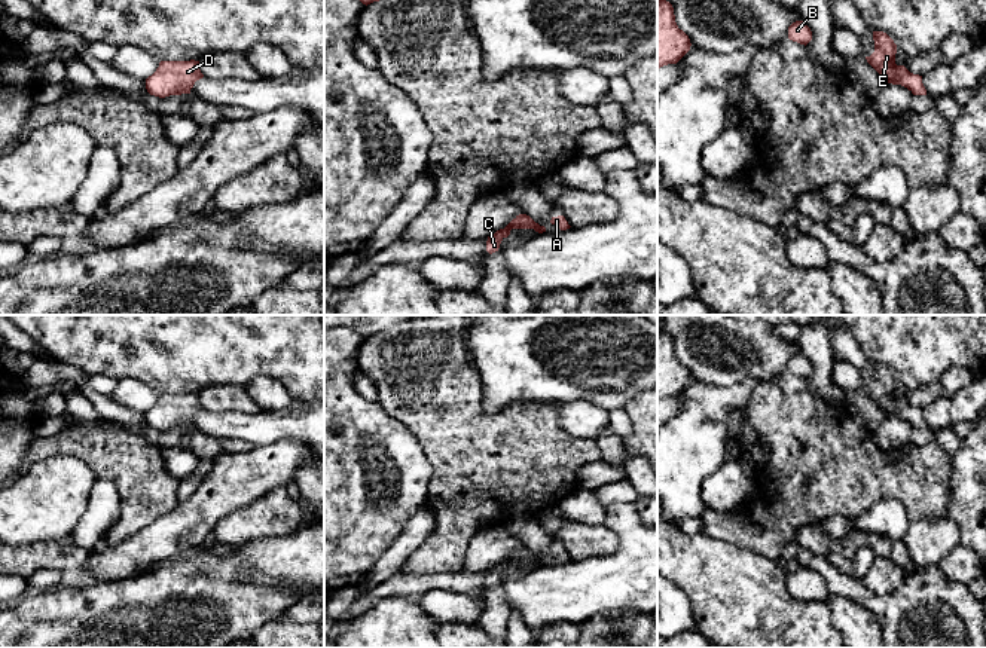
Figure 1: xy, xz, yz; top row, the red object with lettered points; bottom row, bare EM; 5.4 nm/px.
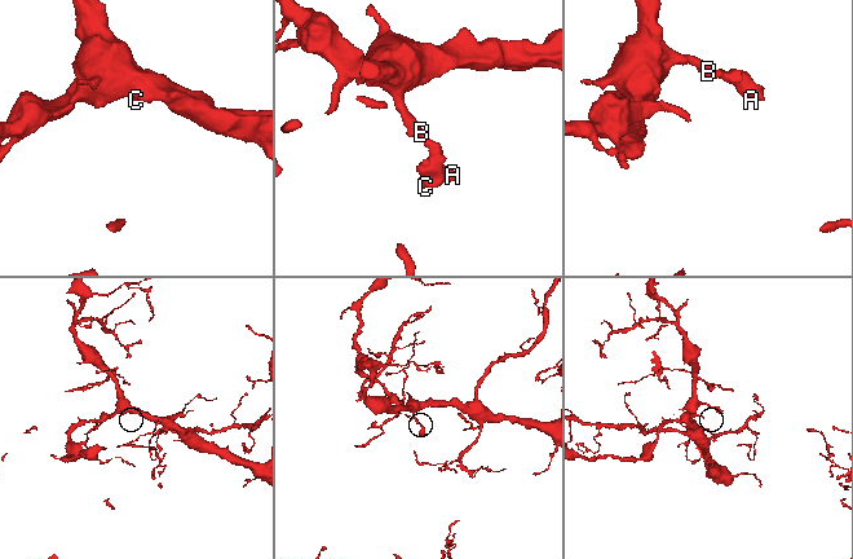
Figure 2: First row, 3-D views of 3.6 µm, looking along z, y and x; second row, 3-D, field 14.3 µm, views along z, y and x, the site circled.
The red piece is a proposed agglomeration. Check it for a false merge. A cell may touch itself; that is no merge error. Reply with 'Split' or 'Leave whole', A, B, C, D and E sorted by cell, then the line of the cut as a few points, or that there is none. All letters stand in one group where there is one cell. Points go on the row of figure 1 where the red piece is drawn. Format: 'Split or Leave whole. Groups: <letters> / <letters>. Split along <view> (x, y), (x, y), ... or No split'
Leave whole. Groups: A B C D E. No split

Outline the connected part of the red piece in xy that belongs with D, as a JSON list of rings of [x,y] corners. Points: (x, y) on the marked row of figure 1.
[[[161,61],[156,71],[146,79],[146,89],[159,98],[190,94],[195,82],[202,77],[199,61]]]

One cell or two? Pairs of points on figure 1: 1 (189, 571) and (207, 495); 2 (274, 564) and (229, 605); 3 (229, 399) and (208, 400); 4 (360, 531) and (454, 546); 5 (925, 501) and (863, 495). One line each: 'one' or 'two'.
1: two
2: one
3: one
4: two
5: one

